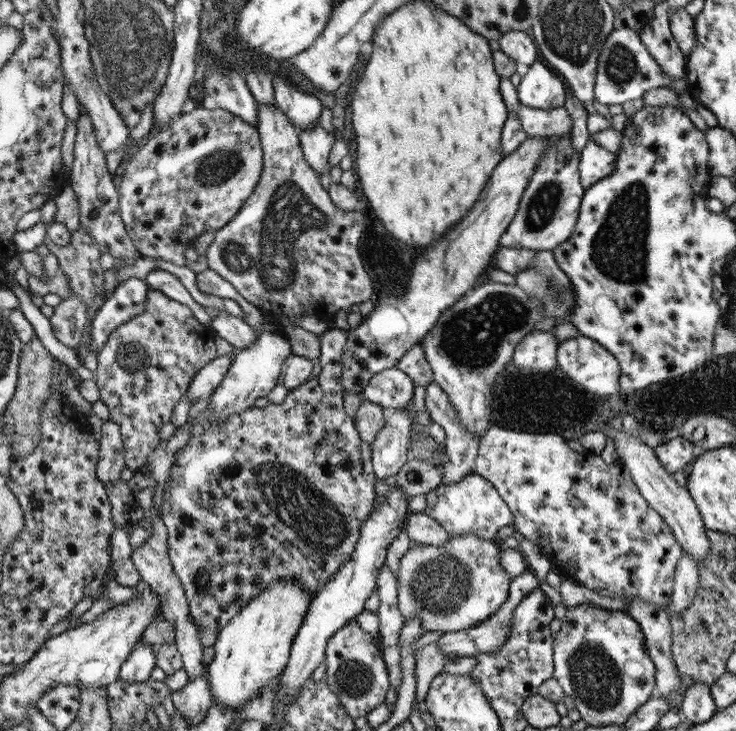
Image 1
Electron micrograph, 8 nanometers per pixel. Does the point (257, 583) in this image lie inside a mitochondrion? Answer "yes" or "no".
no

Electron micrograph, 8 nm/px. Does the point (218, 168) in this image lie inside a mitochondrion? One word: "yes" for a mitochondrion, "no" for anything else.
yes

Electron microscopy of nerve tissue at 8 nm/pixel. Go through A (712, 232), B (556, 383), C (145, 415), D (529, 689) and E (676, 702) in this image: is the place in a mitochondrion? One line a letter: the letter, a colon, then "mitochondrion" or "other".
A: other
B: other
C: other
D: other
E: other

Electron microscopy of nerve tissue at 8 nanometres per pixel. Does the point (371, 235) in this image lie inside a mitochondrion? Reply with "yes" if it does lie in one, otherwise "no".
no

